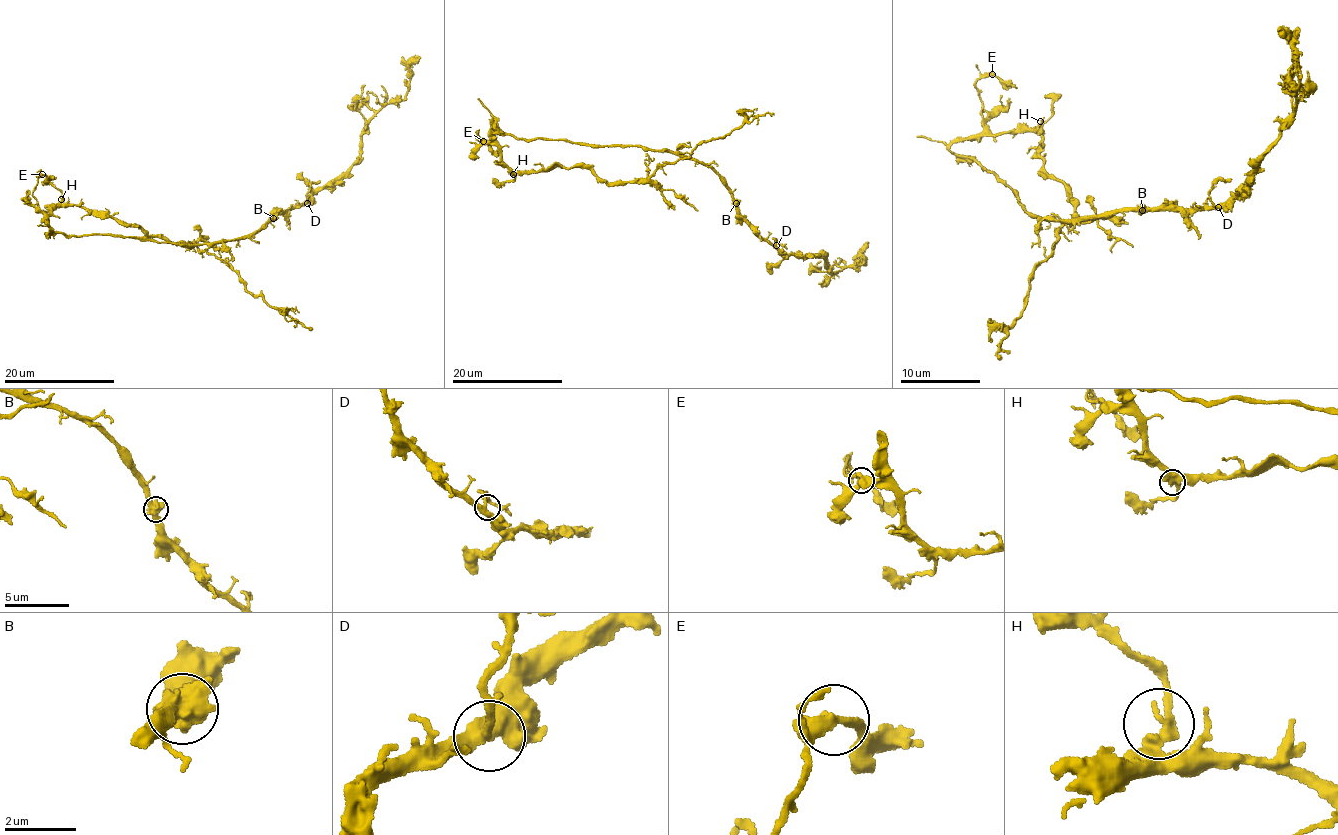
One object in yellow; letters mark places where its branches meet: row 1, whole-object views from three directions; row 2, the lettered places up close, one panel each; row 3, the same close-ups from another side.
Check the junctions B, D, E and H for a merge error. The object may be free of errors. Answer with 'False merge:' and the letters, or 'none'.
False merge: none

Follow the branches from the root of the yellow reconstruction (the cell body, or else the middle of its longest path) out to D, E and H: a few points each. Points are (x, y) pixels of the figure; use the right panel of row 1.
D: (1075, 220), (1110, 215), (1117, 210), (1190, 212), (1194, 209), (1203, 211), (1218, 207)
E: (1075, 220), (1029, 212), (991, 172), (950, 149), (983, 129), (982, 102), (975, 83), (992, 74)
H: (1075, 220), (1035, 216), (1071, 222), (1075, 210), (1070, 191), (1042, 165), (1037, 149), (1040, 121)

